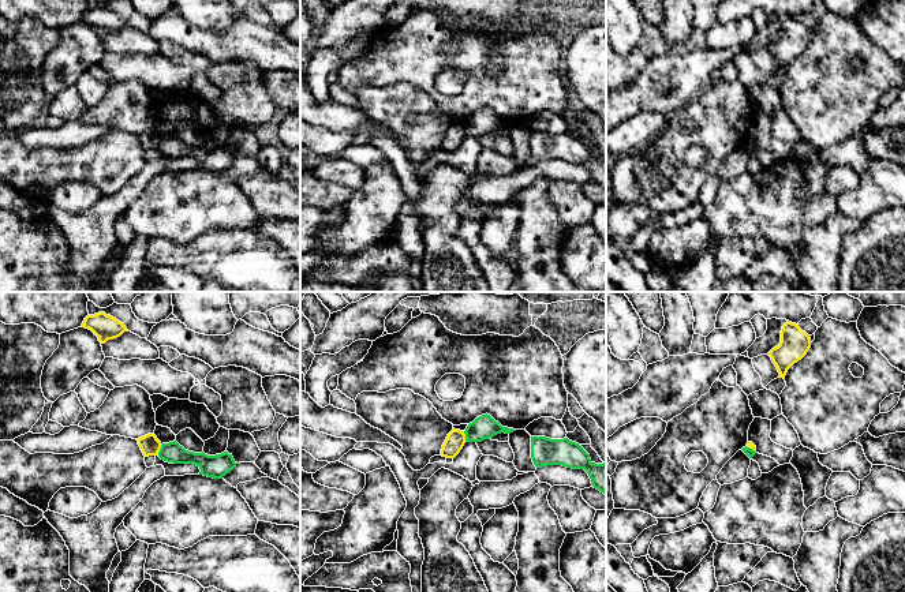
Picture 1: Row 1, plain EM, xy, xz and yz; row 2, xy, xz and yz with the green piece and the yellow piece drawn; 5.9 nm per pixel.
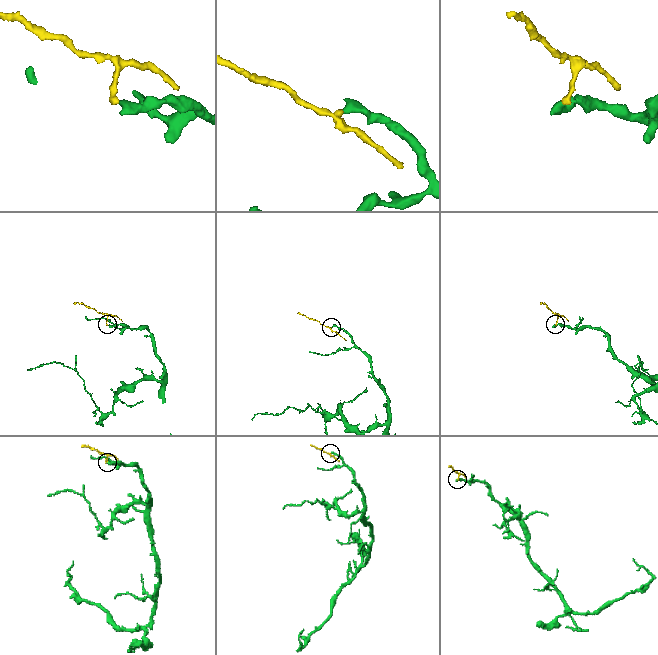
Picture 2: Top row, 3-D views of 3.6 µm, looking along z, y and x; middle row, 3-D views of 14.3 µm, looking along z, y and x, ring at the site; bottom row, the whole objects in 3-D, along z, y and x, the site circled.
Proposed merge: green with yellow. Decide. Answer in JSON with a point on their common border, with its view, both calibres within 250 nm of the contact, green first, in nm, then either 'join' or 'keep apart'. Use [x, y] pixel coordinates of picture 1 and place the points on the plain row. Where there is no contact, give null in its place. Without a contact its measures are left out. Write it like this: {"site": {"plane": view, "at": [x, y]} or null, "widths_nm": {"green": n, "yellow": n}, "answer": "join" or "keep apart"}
{"site": {"plane": "xz", "at": [466, 131]}, "widths_nm": {"green": 140, "yellow": 120}, "answer": "keep apart"}

